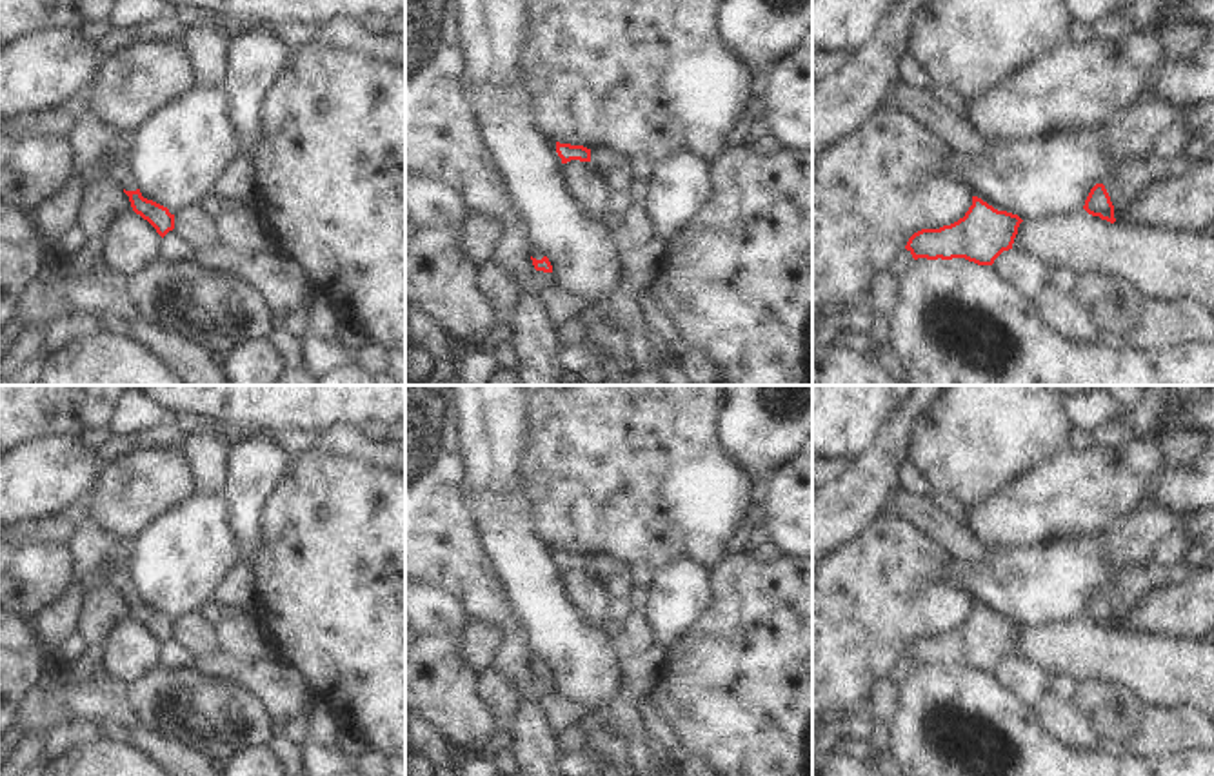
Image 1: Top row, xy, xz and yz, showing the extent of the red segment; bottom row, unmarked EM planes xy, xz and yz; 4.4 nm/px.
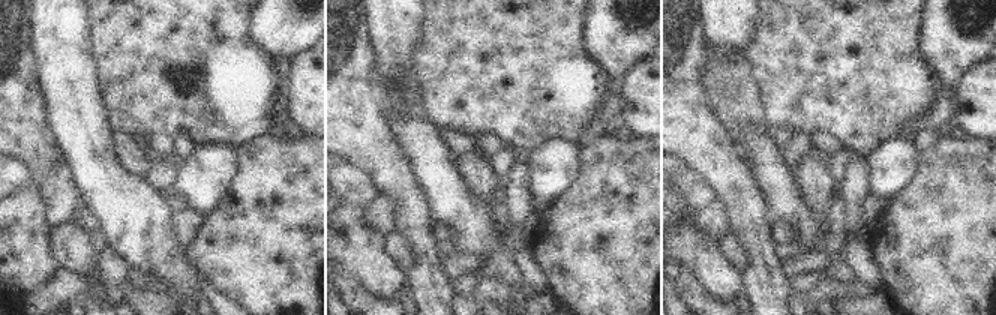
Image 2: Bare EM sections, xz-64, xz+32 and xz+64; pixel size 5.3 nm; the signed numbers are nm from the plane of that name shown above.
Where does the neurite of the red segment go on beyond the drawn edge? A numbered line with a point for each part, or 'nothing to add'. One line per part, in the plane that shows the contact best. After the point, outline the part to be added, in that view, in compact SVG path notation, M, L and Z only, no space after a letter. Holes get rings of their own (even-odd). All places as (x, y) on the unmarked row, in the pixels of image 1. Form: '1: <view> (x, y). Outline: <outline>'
1: xy (122, 578). Outline: M127 567L114 569L109 576L109 585L118 587L125 598L138 596L138 587L136 587L134 578Z

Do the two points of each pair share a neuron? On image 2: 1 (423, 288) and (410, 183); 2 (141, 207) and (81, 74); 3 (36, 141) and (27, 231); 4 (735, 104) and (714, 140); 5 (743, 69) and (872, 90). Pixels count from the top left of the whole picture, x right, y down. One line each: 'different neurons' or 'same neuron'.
1: same neuron
2: same neuron
3: different neurons
4: different neurons
5: different neurons

